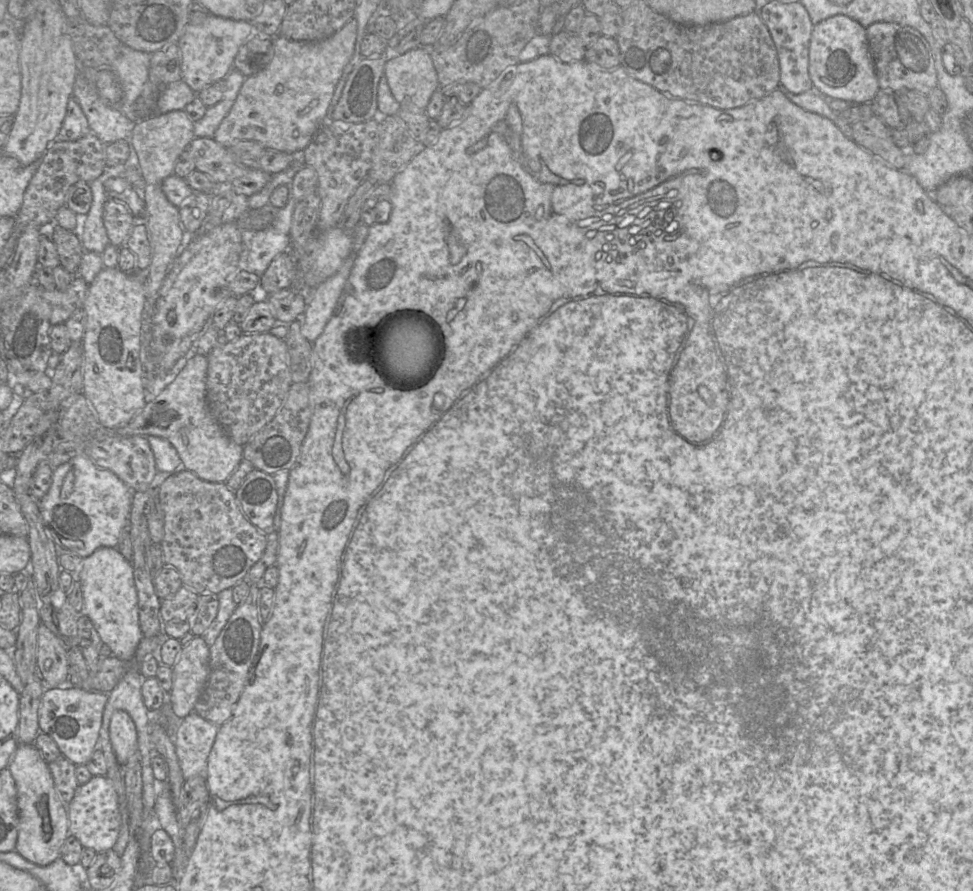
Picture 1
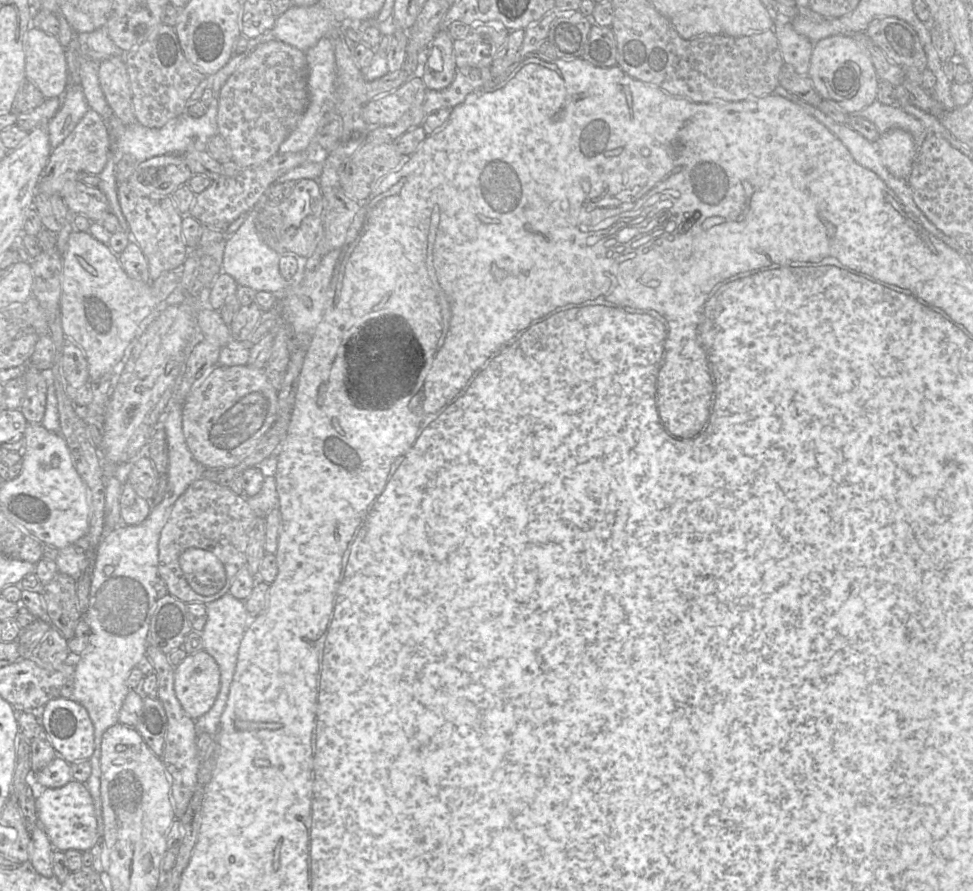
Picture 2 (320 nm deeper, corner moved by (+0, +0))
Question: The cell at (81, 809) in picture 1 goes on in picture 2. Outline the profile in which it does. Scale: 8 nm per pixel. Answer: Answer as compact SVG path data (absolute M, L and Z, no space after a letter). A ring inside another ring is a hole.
M31 777L30 787L36 801L37 817L54 849L89 852L97 841L97 820L91 794L86 783L71 780L59 788L42 788Z

